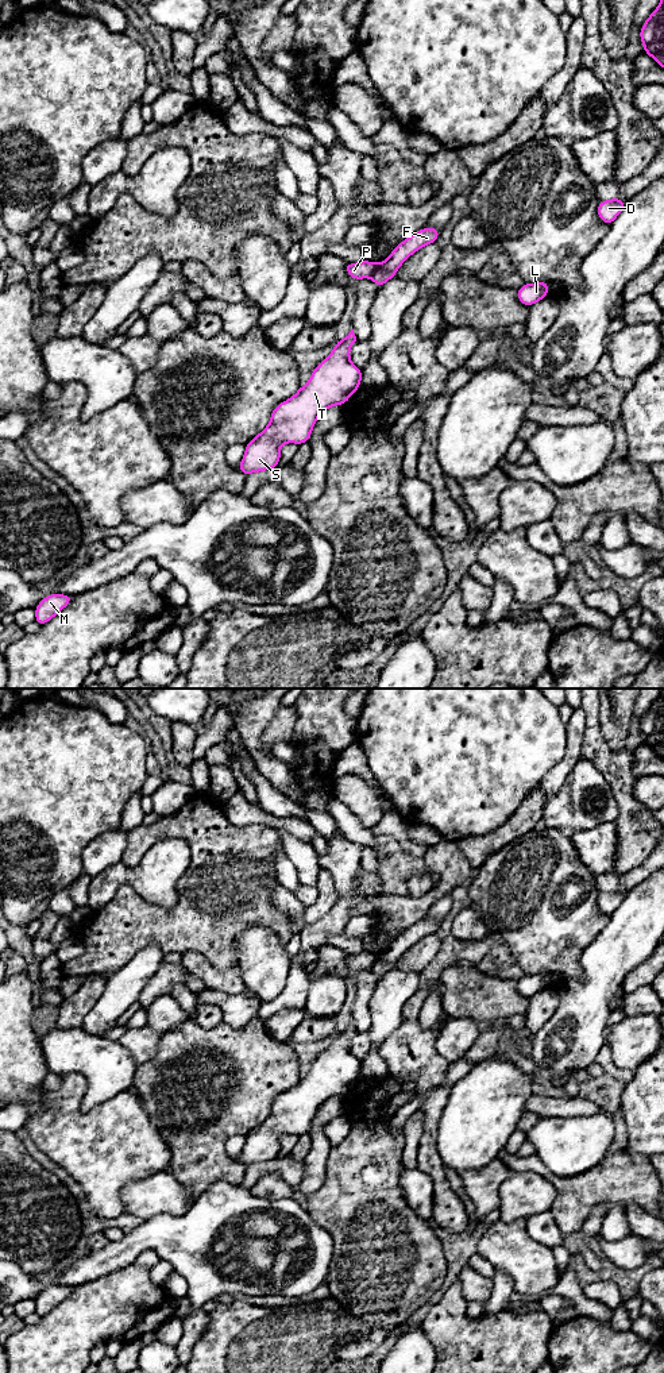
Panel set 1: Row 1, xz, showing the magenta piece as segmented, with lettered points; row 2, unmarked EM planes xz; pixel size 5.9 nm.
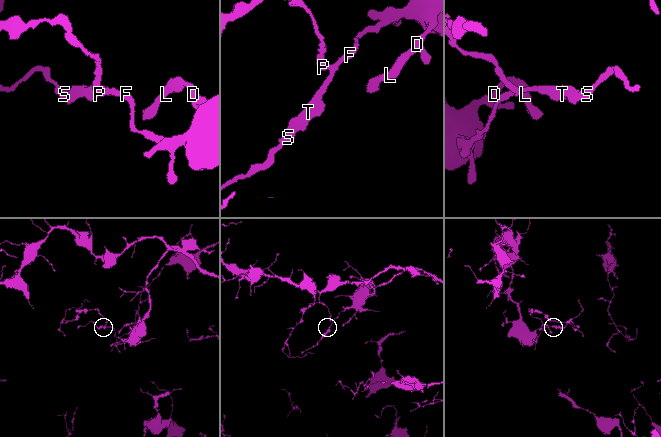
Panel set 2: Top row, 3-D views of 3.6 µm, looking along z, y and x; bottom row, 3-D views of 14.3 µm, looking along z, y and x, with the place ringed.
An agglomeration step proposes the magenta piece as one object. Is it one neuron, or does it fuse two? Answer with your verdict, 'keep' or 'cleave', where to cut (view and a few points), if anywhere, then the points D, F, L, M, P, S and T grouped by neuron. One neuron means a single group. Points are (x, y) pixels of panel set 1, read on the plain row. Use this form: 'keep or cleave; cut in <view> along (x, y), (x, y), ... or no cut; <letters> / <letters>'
cleave; cut in xz along (378, 955), (371, 968); D F L M S T / P

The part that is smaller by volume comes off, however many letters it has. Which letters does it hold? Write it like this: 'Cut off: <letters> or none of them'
Cut off: P

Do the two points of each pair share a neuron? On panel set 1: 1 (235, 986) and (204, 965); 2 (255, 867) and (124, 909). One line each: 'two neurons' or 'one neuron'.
1: one neuron
2: one neuron

